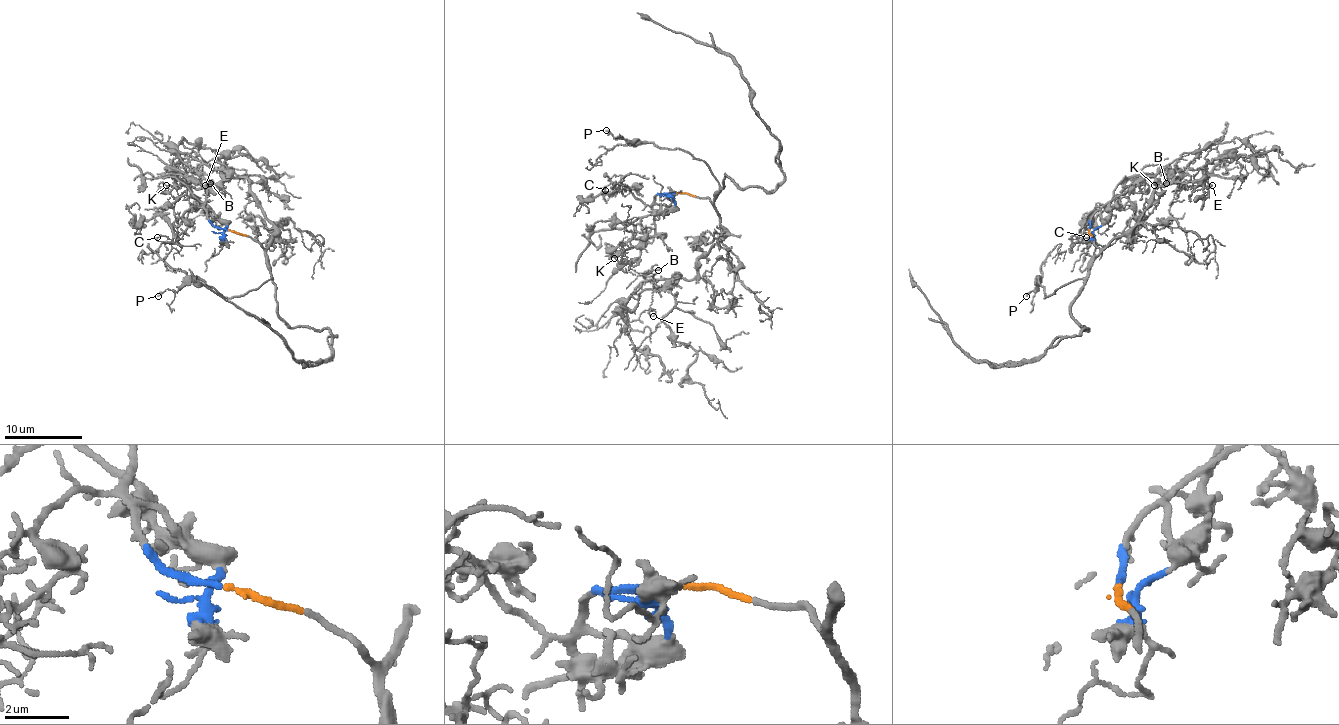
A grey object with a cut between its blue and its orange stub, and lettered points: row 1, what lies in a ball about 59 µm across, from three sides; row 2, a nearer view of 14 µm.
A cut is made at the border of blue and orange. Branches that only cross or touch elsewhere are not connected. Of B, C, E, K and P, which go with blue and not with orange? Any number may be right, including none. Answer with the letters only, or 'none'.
C, K

